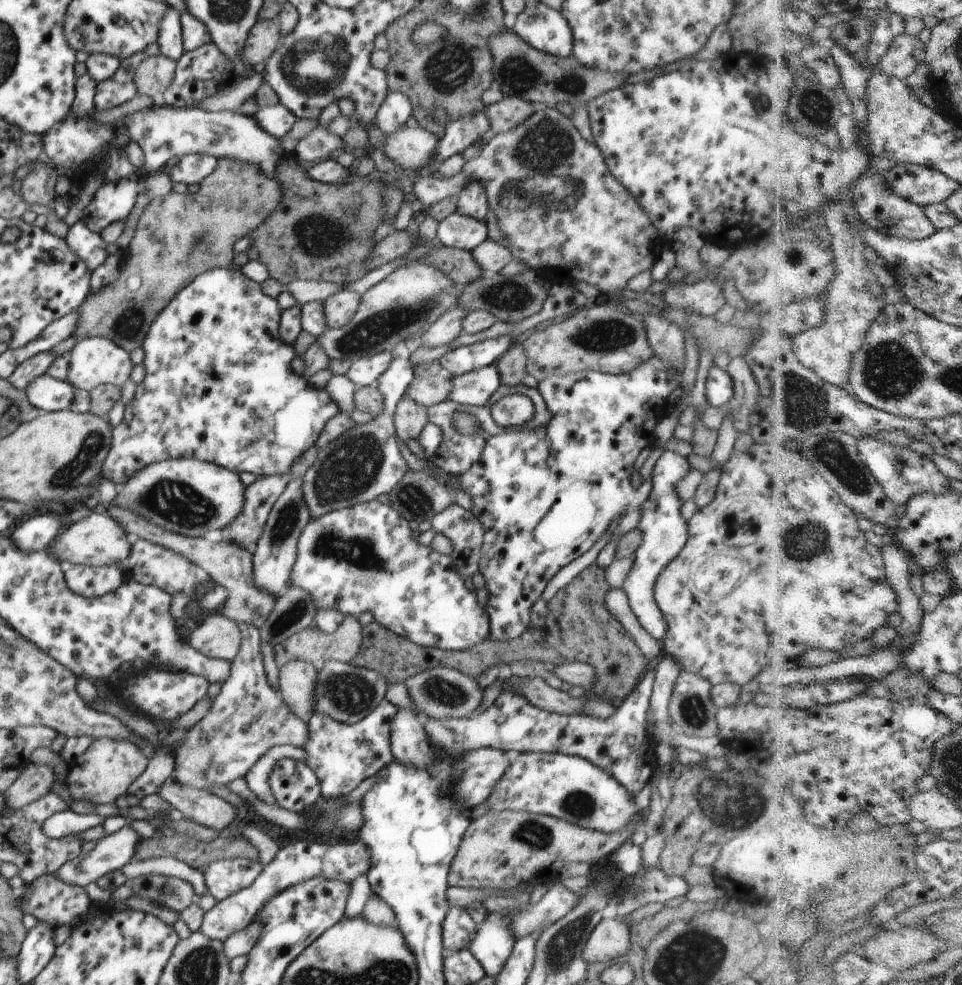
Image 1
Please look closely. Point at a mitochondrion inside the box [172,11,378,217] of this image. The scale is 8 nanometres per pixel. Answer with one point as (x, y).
(317, 66)

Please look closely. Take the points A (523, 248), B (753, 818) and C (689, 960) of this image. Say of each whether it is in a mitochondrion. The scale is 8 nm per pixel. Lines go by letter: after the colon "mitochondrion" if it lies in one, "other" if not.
A: other
B: mitochondrion
C: mitochondrion

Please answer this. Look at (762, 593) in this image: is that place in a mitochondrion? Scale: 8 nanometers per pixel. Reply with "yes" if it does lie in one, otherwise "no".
yes

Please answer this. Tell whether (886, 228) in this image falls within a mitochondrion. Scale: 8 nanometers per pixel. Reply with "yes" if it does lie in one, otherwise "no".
no

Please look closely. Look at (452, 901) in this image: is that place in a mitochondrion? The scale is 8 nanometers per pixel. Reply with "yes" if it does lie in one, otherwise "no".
no

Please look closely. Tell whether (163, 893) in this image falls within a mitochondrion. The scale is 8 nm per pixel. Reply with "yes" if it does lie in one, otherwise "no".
yes

